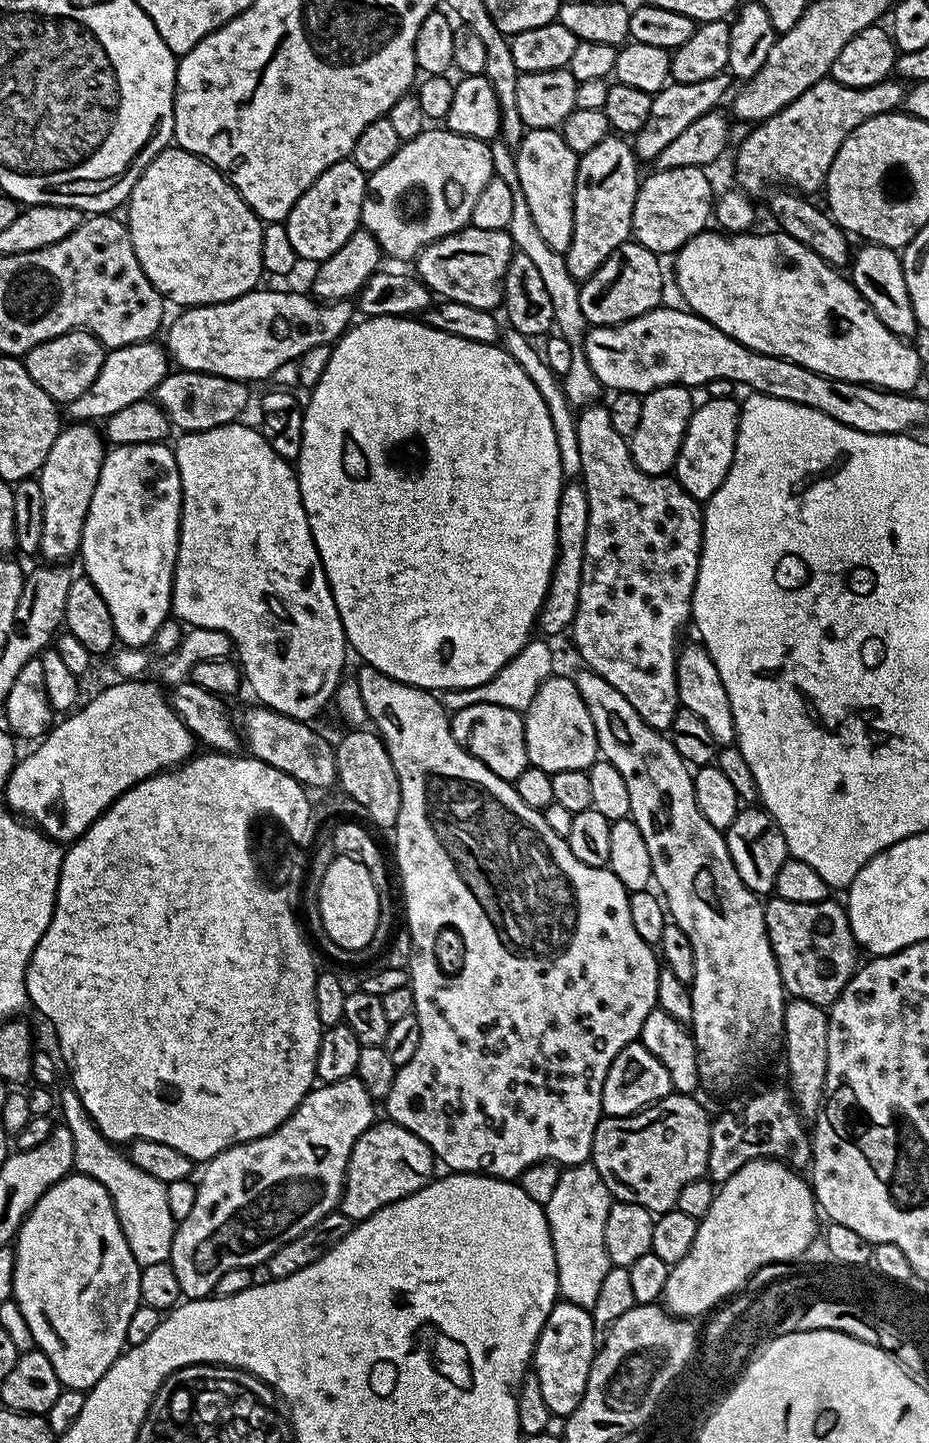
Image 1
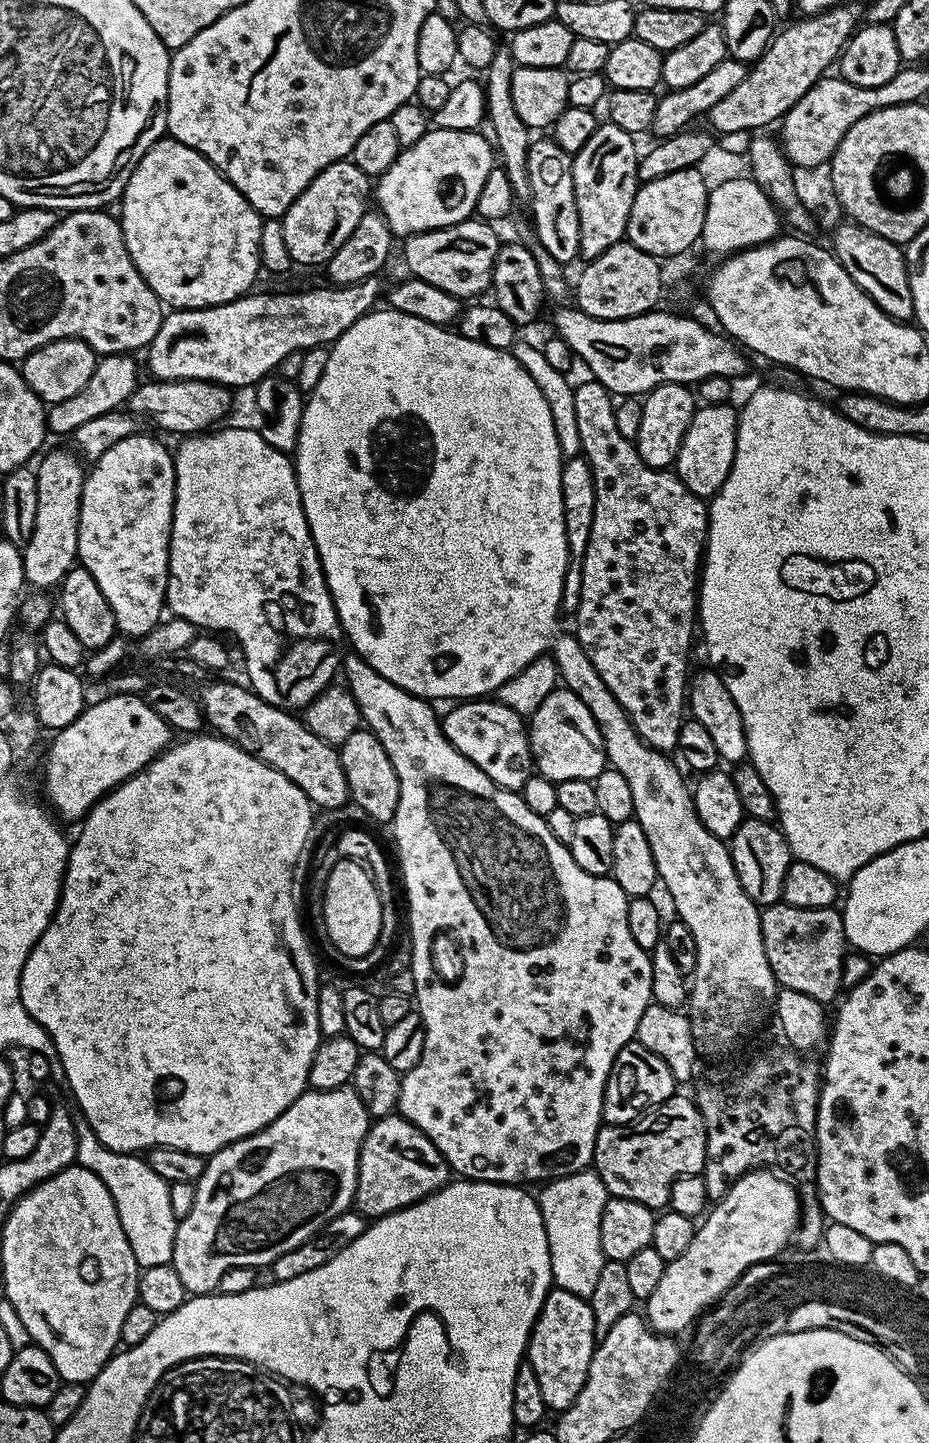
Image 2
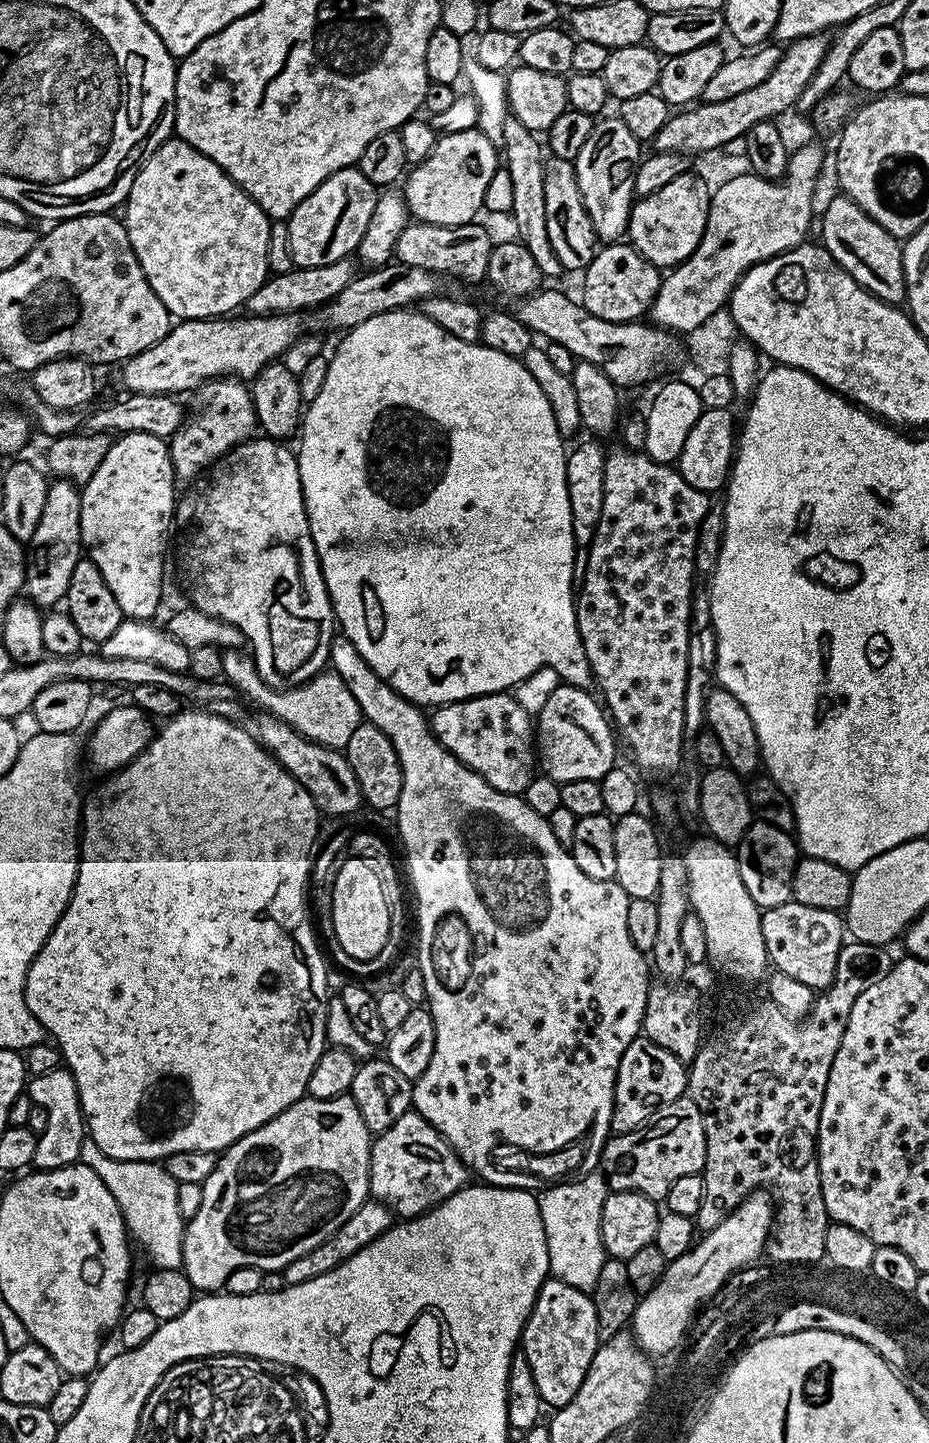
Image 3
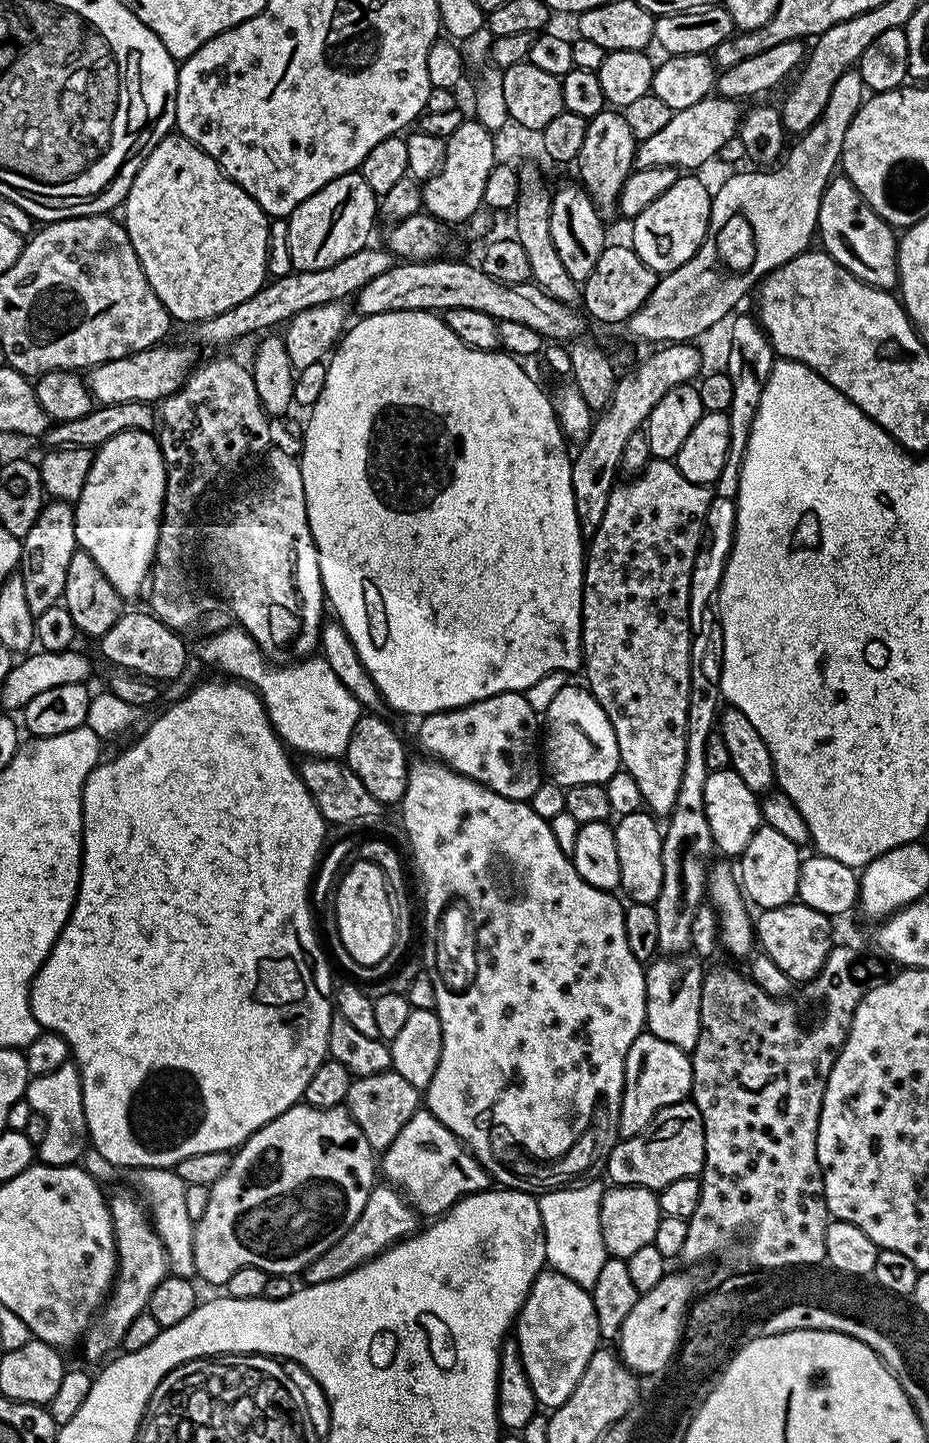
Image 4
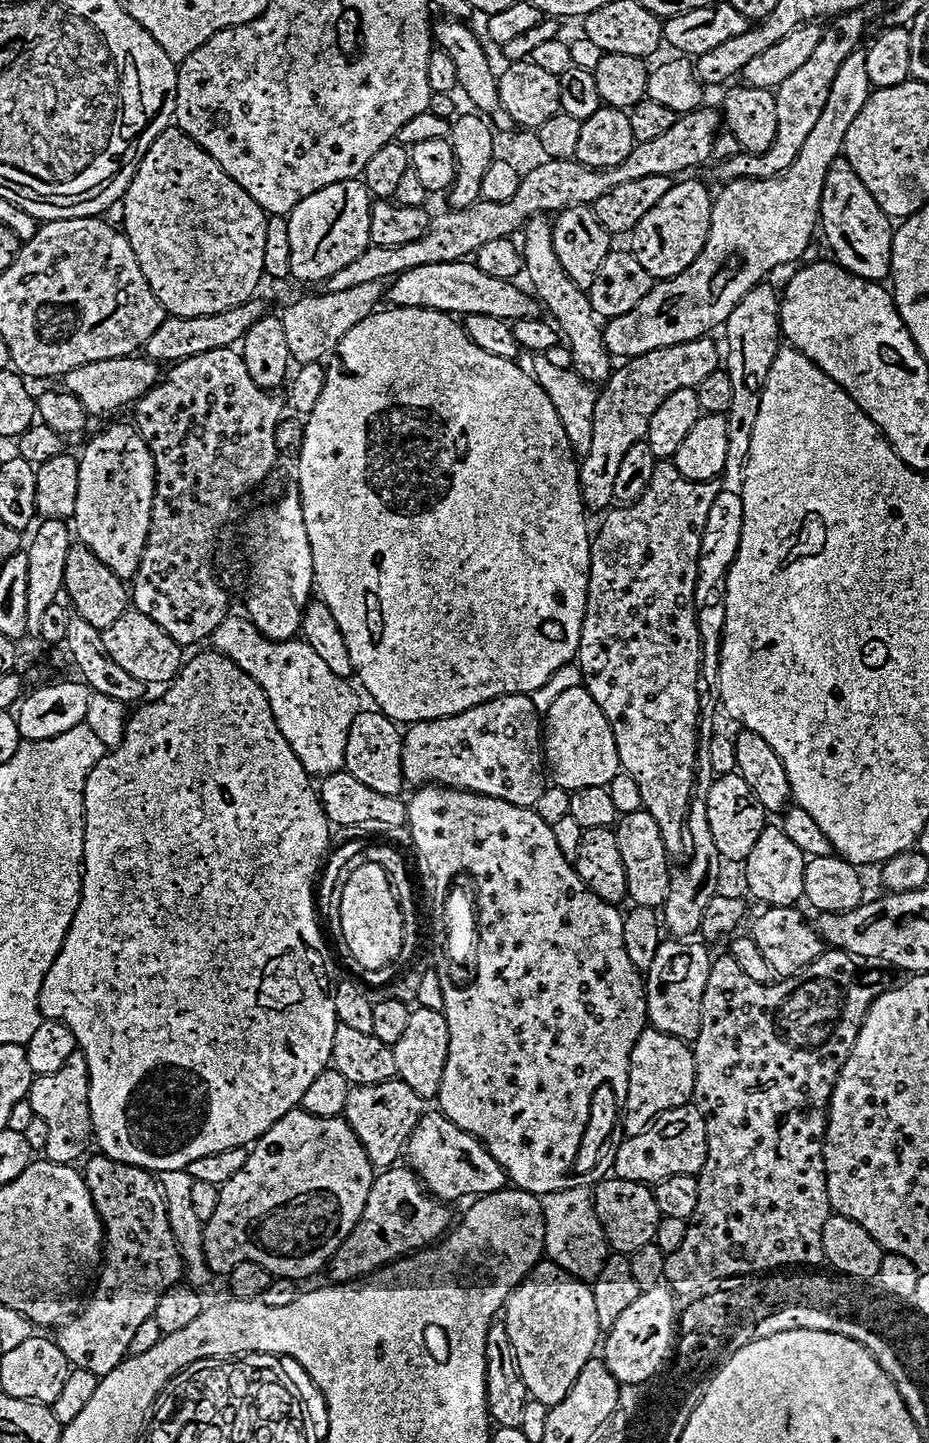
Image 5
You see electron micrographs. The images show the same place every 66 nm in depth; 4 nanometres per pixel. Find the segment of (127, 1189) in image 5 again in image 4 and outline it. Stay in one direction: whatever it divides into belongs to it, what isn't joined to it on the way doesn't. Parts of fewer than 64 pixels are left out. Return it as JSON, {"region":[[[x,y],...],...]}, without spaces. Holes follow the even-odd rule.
{"region":[[[120,1188],[113,1196],[111,1193],[107,1197],[116,1239],[116,1278],[112,1281],[108,1299],[82,1337],[84,1356],[88,1360],[103,1361],[107,1352],[115,1353],[123,1345],[130,1322],[134,1322],[138,1314],[146,1311],[150,1294],[154,1294],[154,1286],[158,1286],[158,1282],[162,1282],[170,1274],[162,1238],[158,1238],[156,1228],[152,1225],[145,1201],[135,1191],[132,1192]]]}

